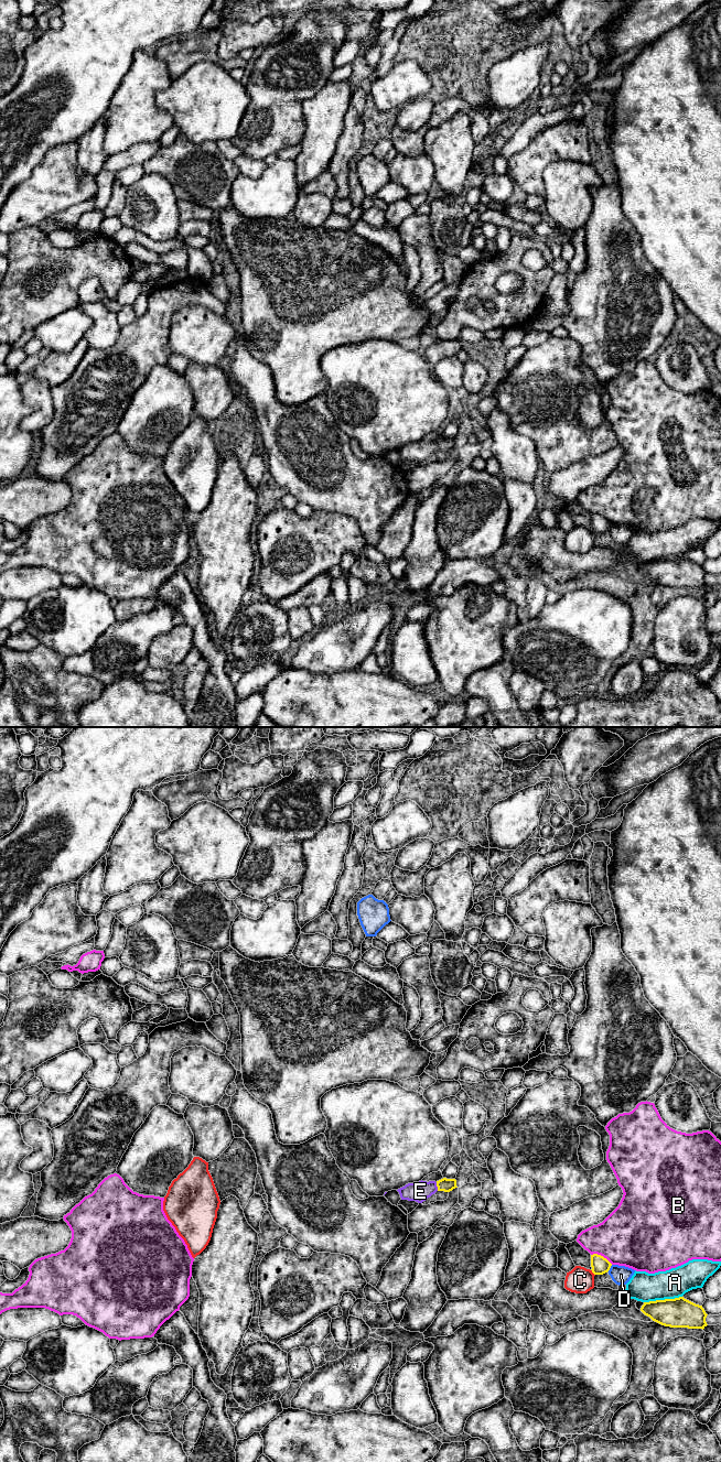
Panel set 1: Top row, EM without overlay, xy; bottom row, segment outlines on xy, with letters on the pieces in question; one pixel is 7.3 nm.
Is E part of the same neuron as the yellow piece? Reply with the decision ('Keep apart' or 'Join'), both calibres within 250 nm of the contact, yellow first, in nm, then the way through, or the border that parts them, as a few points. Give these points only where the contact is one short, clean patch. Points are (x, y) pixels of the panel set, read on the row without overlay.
Join. Thickness 100 nm (yellow) against 150 nm. Path across: xy (444, 444), (437, 445), (420, 451)

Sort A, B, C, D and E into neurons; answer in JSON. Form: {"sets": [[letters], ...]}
{"sets": [["A"], ["B"], ["C"], ["D"], ["E"]]}

